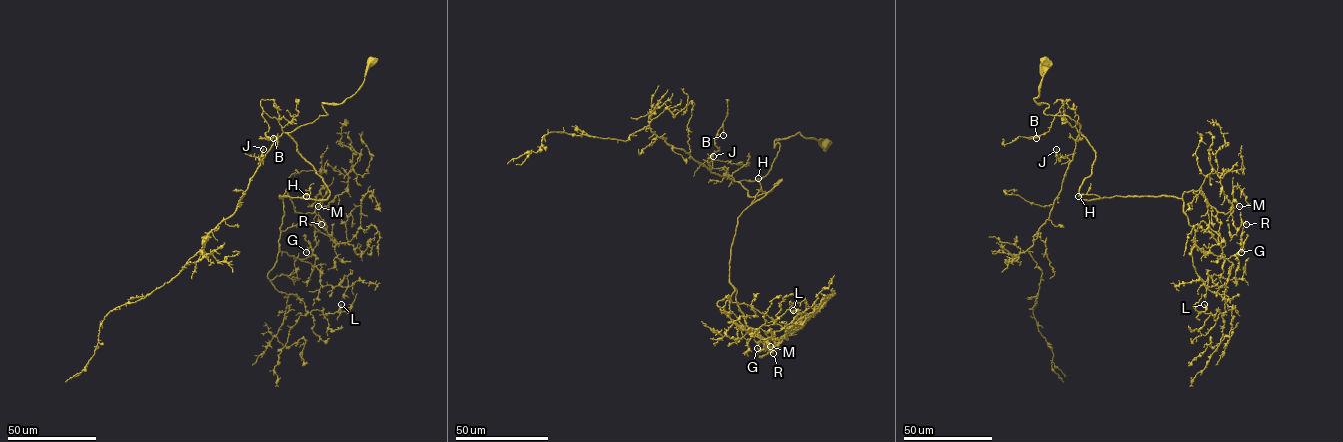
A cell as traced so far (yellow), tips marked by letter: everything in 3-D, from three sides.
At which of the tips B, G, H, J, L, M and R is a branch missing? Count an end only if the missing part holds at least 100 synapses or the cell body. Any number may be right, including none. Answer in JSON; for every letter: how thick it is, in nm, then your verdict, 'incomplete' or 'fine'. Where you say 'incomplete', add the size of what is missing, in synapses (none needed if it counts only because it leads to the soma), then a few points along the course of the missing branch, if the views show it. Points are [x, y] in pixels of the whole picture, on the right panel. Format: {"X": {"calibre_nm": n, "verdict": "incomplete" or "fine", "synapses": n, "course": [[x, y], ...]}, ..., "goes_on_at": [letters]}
{"B": {"calibre_nm": 110, "verdict": "fine"}, "G": {"calibre_nm": 150, "verdict": "fine"}, "H": {"calibre_nm": 200, "verdict": "incomplete", "synapses": 250, "course": [[1078, 196], [1089, 200], [1095, 186], [1053, 163], [1046, 173], [1042, 198], [1049, 224]]}, "J": {"calibre_nm": 140, "verdict": "fine"}, "L": {"calibre_nm": 100, "verdict": "fine"}, "M": {"calibre_nm": 140, "verdict": "fine"}, "R": {"calibre_nm": 280, "verdict": "fine"}, "goes_on_at": ["H"]}

